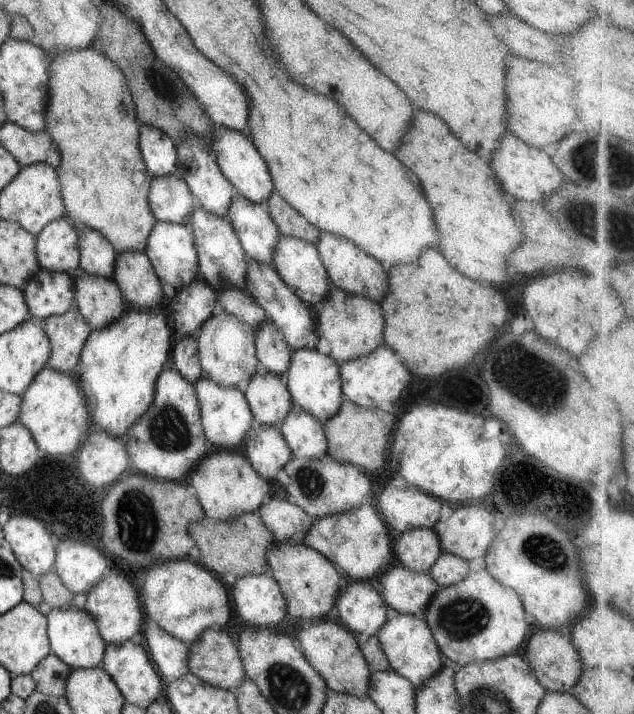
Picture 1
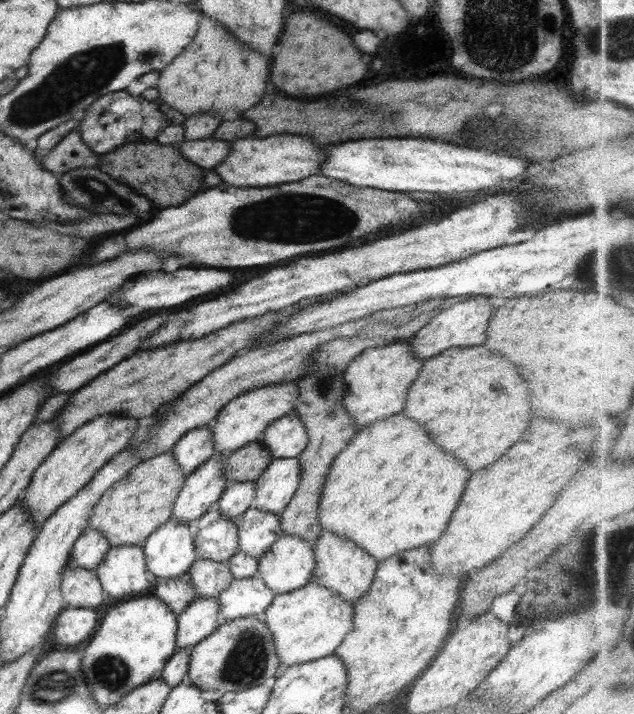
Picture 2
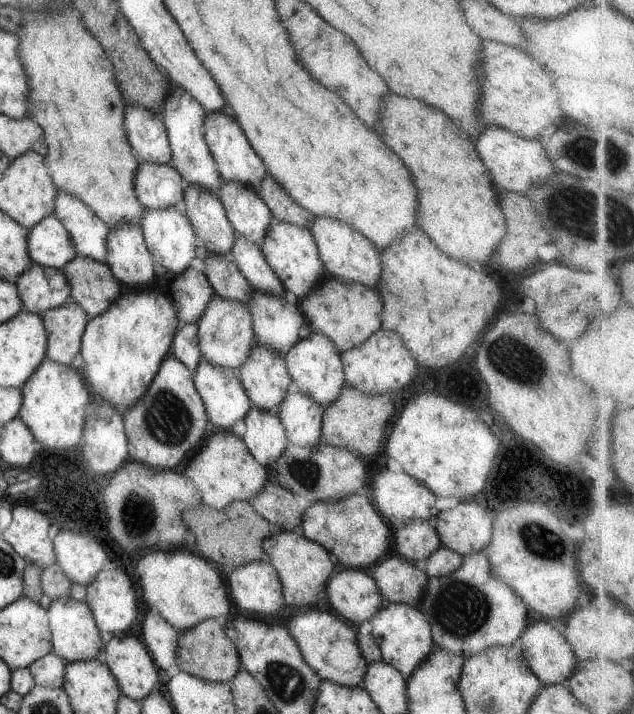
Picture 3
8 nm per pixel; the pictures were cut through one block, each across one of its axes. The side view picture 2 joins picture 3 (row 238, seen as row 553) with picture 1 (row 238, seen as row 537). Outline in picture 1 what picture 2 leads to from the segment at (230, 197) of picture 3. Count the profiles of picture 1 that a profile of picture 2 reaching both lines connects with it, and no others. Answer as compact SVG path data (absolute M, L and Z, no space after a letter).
M236 194L232 196L232 206L226 218L238 235L248 258L270 264L280 231L270 218L266 205L260 202L252 204L244 196Z

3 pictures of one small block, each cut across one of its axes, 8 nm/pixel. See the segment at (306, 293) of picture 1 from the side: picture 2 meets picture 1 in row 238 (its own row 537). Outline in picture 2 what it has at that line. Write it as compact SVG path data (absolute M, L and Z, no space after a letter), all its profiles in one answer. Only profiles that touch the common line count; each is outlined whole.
M282 533L266 550L262 556L257 557L259 576L264 579L268 588L276 594L286 594L308 584L315 574L316 559L314 549L309 540L296 535Z

